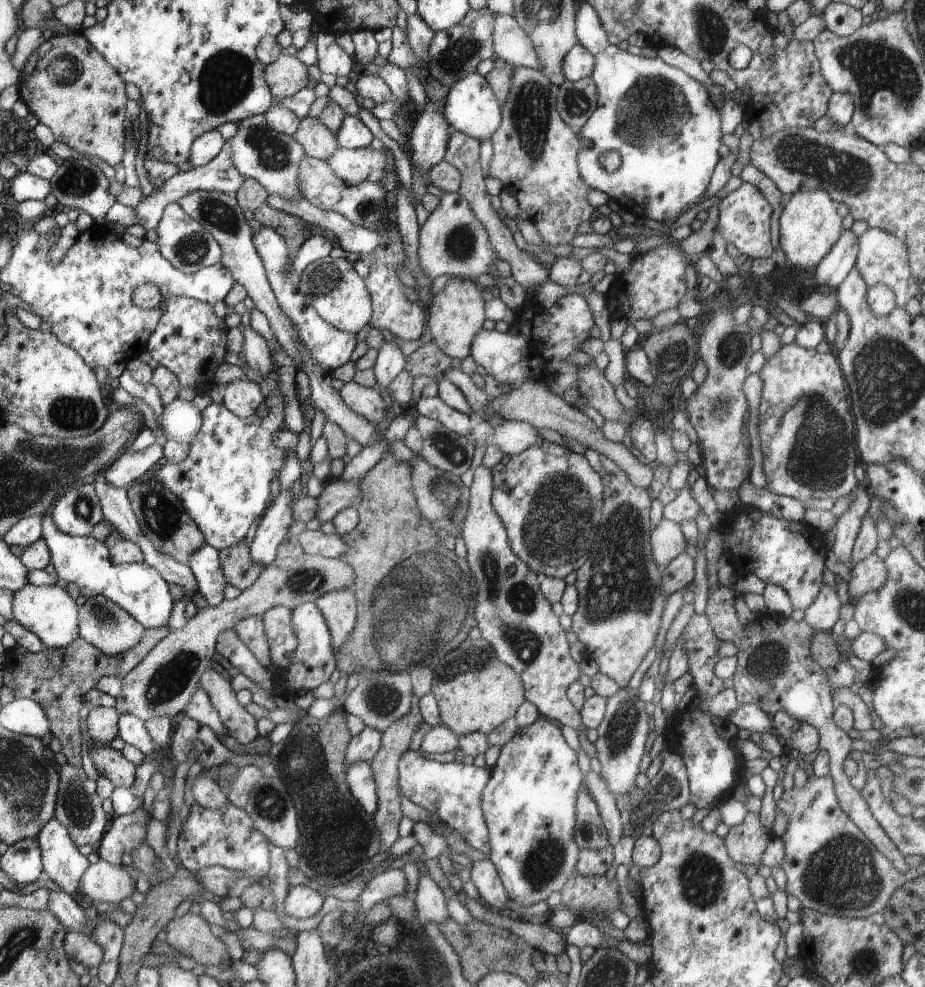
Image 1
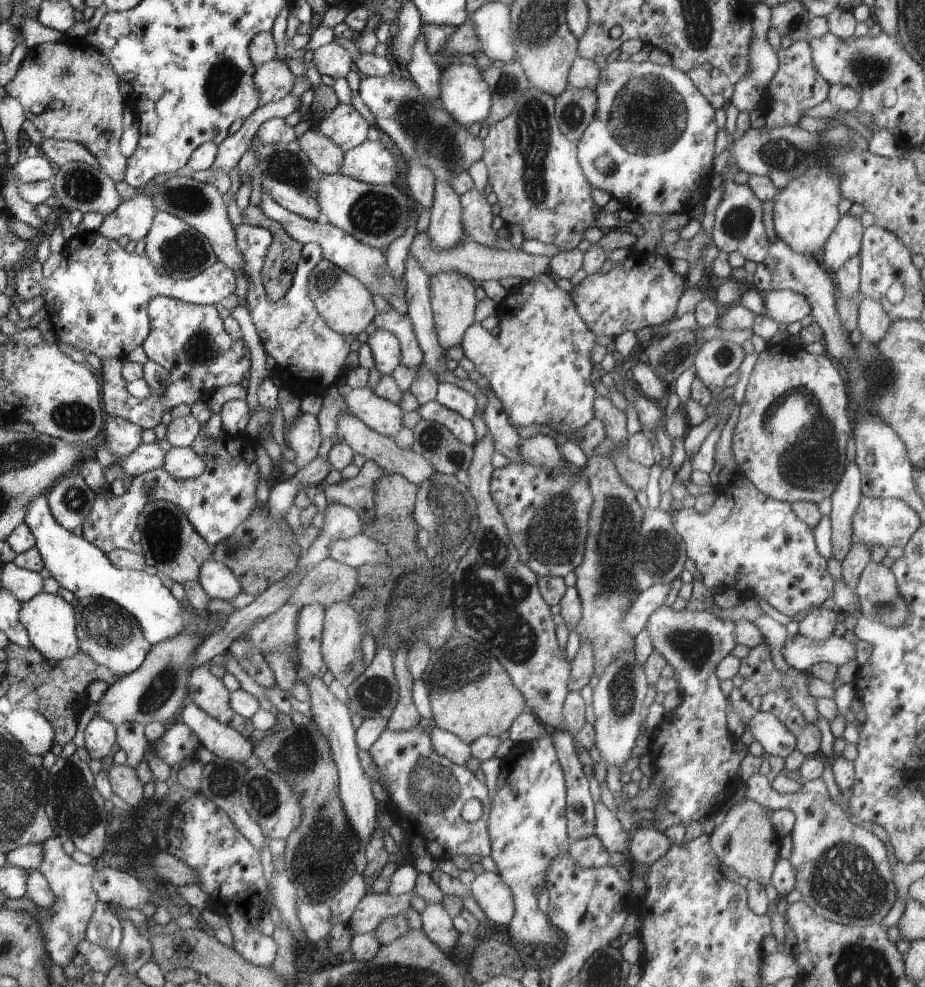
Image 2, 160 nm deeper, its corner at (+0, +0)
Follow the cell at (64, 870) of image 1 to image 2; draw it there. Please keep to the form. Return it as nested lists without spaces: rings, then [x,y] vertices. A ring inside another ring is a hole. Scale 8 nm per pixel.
[[[54,836],[41,844],[44,860],[38,869],[46,877],[55,901],[50,908],[39,908],[38,915],[34,916],[35,921],[42,927],[48,956],[62,969],[72,962],[79,962],[76,958],[79,944],[85,939],[86,926],[90,924],[95,906],[100,901],[94,887],[96,864],[81,865],[72,860],[62,849],[63,841],[62,838]]]

